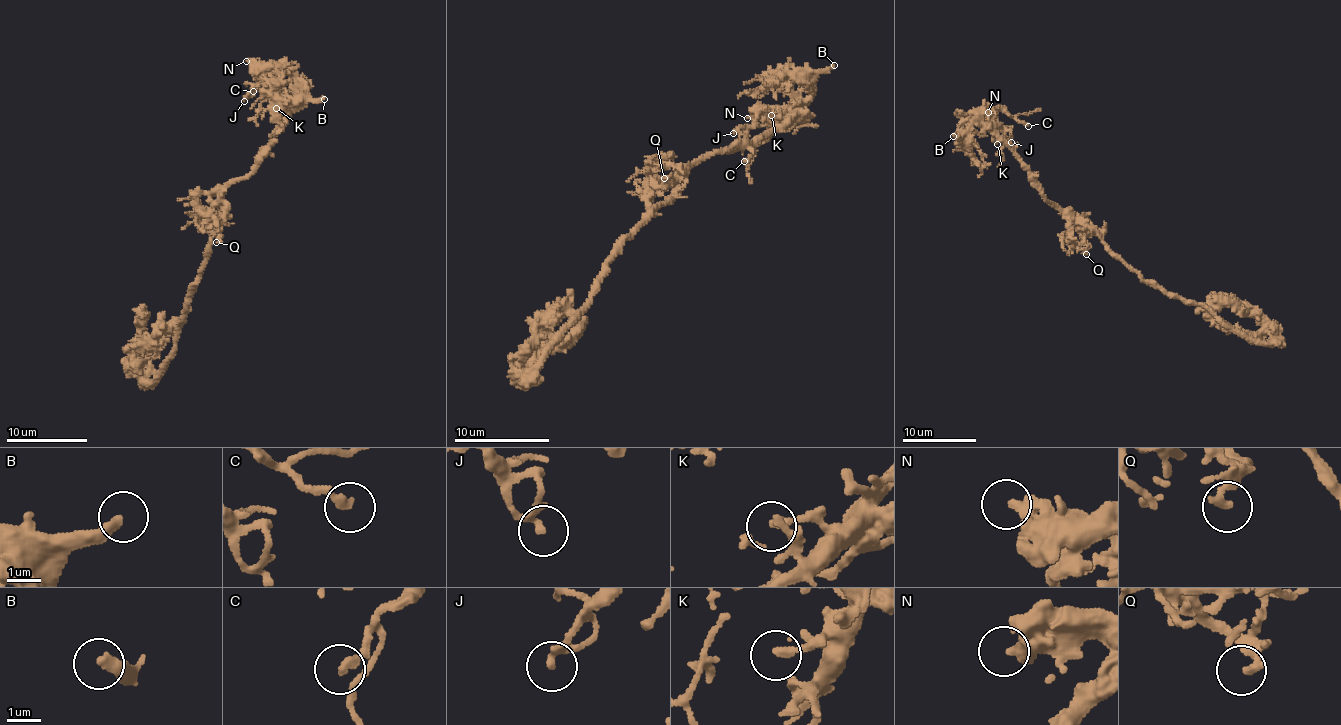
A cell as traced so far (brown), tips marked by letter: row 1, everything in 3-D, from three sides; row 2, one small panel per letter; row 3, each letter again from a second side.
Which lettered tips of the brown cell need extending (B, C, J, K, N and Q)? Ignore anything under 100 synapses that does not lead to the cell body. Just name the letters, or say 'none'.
B

